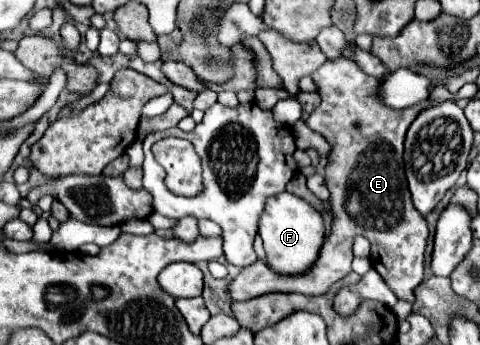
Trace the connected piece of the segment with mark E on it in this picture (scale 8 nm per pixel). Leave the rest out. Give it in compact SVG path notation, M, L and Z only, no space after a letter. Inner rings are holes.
M337 58L337 60L327 60L321 68L315 70L315 74L311 76L317 92L321 96L321 106L309 116L307 126L319 134L323 134L329 144L333 146L333 152L329 156L329 164L325 168L325 184L331 192L331 212L333 212L333 228L331 228L331 236L327 236L323 250L319 254L319 260L315 262L315 266L301 276L277 276L275 272L271 272L267 268L267 264L263 260L255 262L249 268L243 268L229 284L227 284L227 294L233 302L241 302L241 300L251 300L255 296L261 294L269 294L269 292L299 292L299 294L307 294L307 296L323 296L327 294L327 290L341 278L345 278L351 272L351 246L353 246L353 238L357 234L363 234L365 238L371 240L371 264L373 268L383 276L385 284L395 292L395 296L399 300L407 300L413 302L413 290L415 286L423 280L423 266L425 266L425 248L427 248L427 238L429 238L429 228L427 228L427 220L415 210L413 202L411 202L411 194L407 188L407 180L405 180L405 170L403 170L403 140L405 140L405 132L411 126L411 122L417 118L417 114L425 108L431 106L431 98L417 102L411 108L403 108L403 110L393 110L389 106L385 106L379 98L379 88L381 88L381 80L375 76L365 74L353 60L347 58Z

